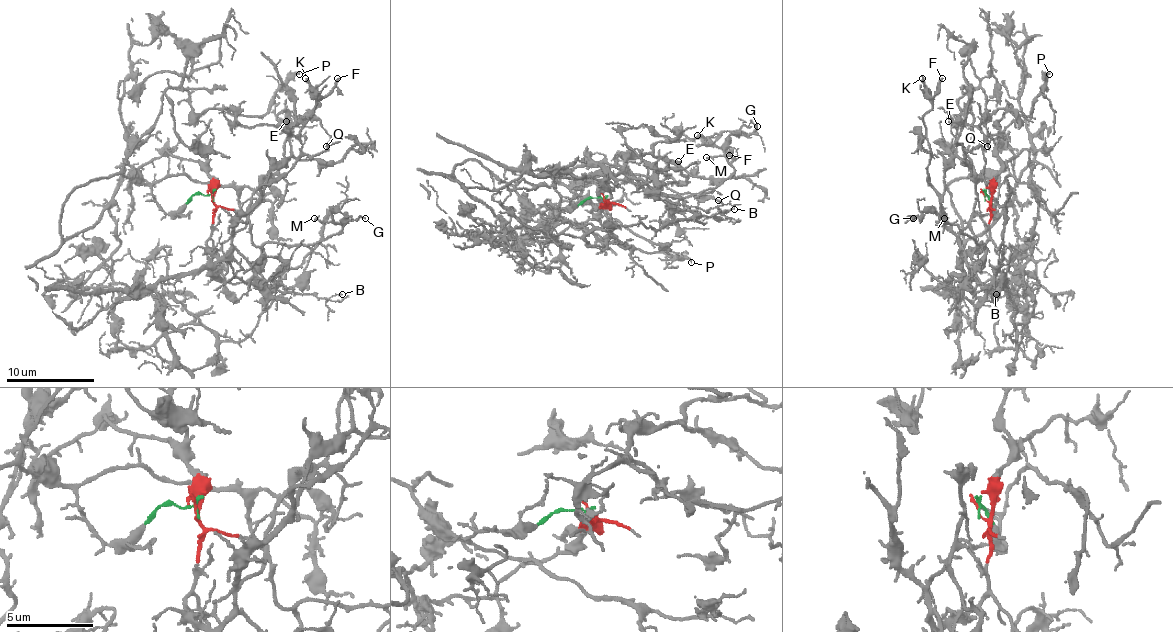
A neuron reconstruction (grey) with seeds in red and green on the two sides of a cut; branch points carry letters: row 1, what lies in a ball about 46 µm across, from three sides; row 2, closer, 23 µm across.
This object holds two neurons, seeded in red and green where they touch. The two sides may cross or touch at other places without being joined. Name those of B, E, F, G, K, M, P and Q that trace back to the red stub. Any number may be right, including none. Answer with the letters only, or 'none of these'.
B, E, F, G, K, M, Q

